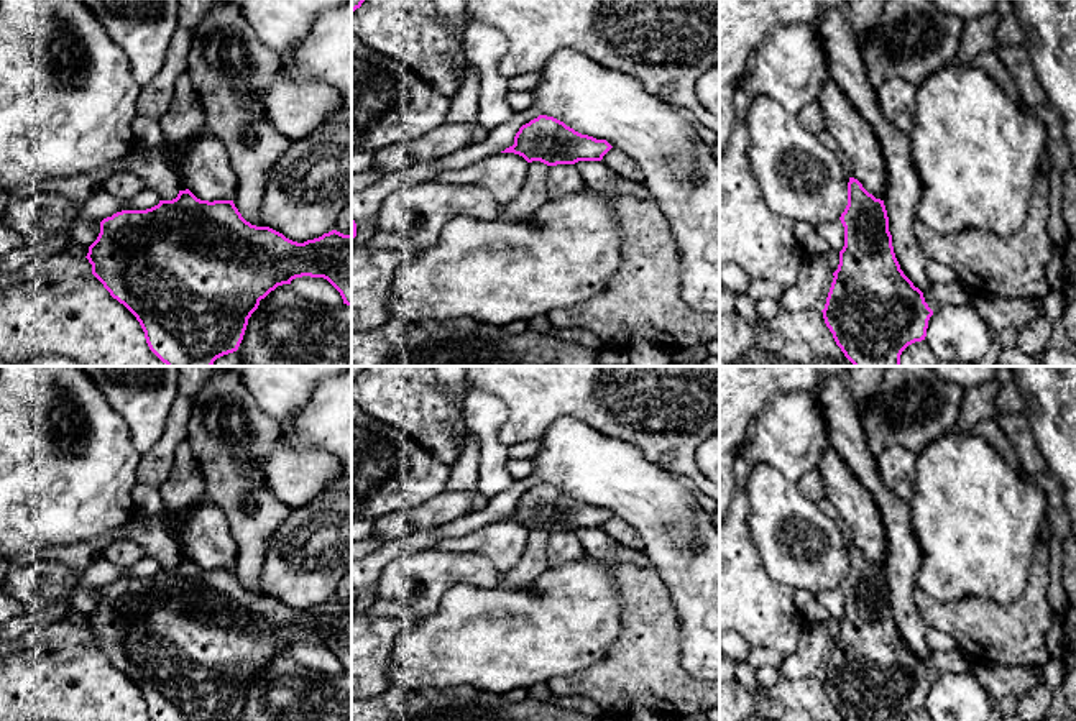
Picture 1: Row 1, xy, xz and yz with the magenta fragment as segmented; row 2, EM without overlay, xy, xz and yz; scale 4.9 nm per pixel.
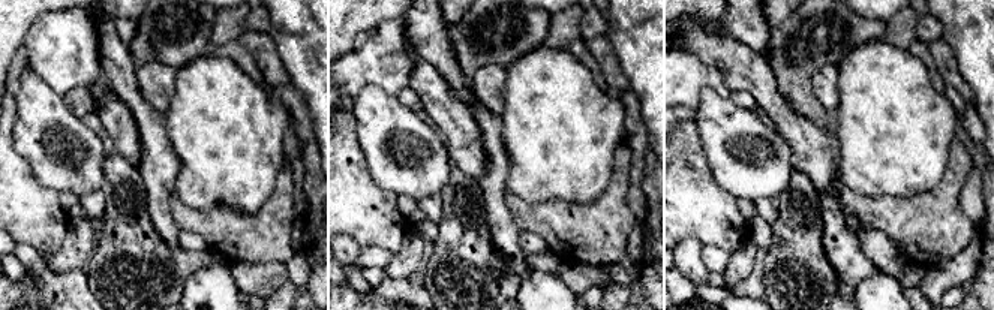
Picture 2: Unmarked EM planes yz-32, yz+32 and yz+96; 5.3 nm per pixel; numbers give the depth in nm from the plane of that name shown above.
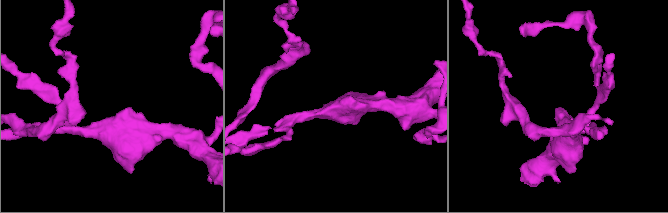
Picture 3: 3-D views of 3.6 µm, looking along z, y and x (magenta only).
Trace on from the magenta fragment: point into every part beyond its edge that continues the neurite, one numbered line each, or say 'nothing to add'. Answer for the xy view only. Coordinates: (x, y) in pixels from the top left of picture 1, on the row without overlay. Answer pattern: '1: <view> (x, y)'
1: xy (206, 536)

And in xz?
1: xz (598, 546)

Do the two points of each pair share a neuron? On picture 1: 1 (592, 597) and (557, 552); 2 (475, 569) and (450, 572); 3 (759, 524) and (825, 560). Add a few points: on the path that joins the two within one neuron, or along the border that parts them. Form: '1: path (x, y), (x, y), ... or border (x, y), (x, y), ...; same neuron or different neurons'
1: border (585, 557), (551, 569); different neurons
2: path (469, 569), (457, 569); same neuron
3: path (777, 529), (810, 549); same neuron

